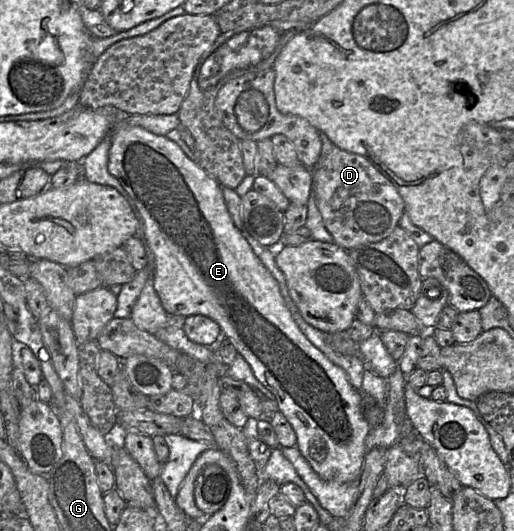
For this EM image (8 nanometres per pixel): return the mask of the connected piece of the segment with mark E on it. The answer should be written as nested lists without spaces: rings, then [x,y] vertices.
[[[118,123],[112,127],[110,133],[112,134],[112,143],[109,150],[108,171],[118,179],[136,206],[136,214],[140,219],[139,237],[144,241],[144,246],[147,249],[146,254],[148,263],[151,265],[154,288],[166,313],[173,318],[203,315],[217,322],[224,336],[233,344],[237,352],[250,365],[257,380],[274,394],[279,412],[285,416],[296,433],[296,447],[311,465],[313,470],[326,481],[347,483],[354,480],[360,480],[366,456],[365,440],[372,429],[363,413],[363,394],[351,385],[345,370],[332,363],[302,333],[281,296],[277,281],[253,252],[252,247],[243,236],[242,232],[235,226],[224,201],[223,187],[216,179],[201,168],[200,165],[189,160],[181,148],[166,136],[156,135],[140,126],[118,128]]]

